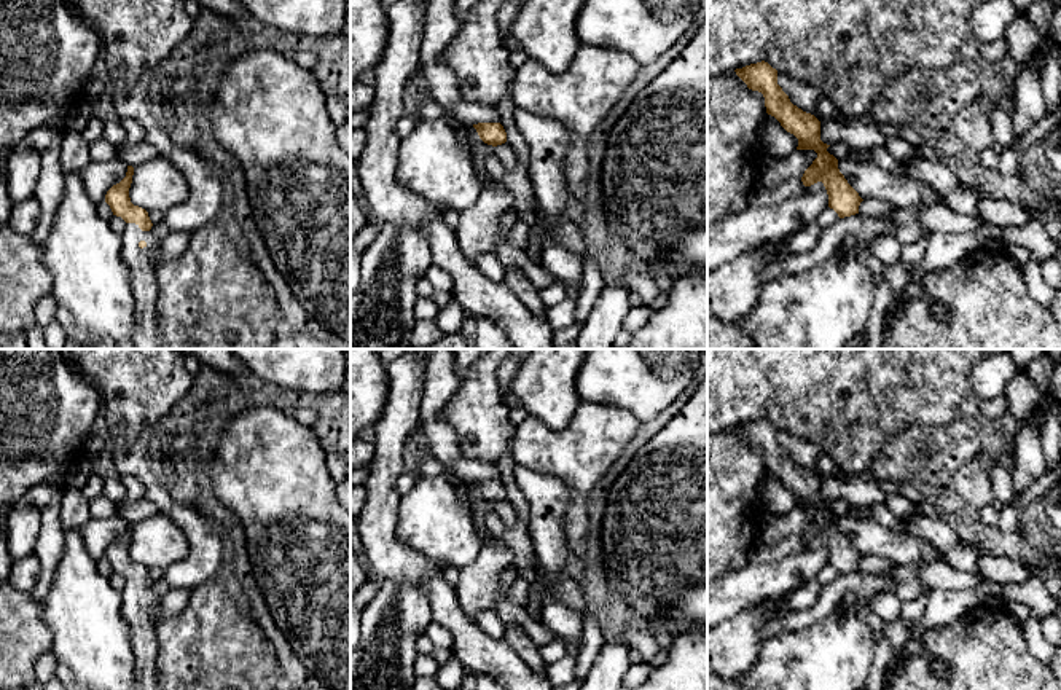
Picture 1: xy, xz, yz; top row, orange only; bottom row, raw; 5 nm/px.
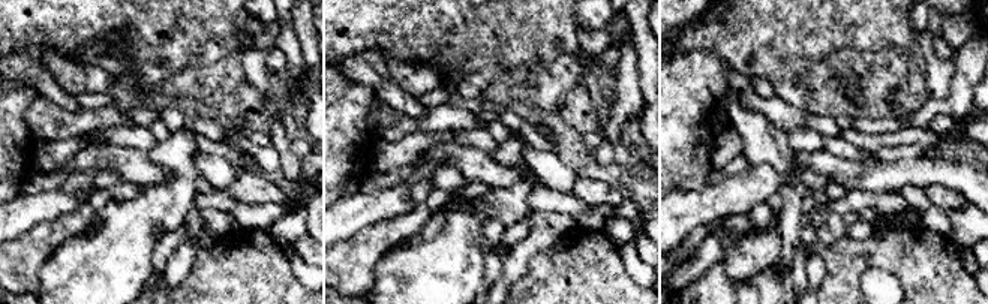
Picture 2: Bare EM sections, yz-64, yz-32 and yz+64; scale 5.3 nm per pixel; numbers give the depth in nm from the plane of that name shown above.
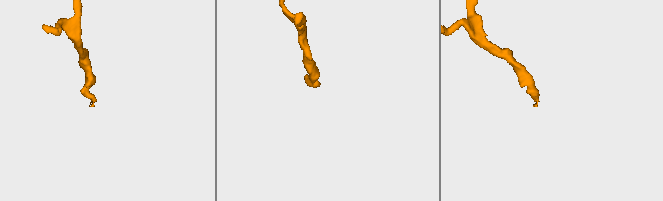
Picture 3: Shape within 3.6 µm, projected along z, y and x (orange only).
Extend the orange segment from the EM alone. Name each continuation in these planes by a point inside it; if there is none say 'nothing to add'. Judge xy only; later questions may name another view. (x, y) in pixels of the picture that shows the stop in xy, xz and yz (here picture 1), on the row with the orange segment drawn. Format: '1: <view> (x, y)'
1: xy (147, 333)

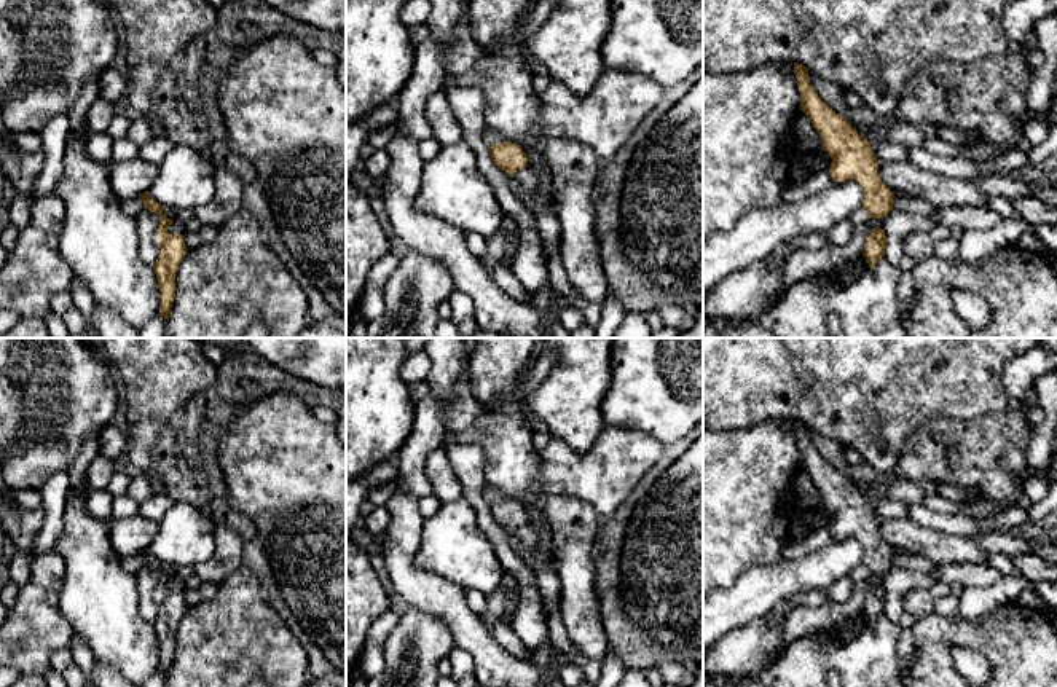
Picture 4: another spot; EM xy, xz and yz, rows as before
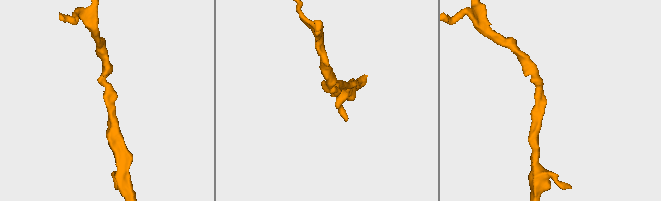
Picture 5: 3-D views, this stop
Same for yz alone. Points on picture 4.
nothing to add

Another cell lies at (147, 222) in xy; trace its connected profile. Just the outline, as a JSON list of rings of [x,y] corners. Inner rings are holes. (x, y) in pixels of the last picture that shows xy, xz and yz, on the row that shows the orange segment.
[[[143,209],[134,218],[140,238],[139,255],[148,266],[153,266],[161,250],[156,239],[159,215]]]

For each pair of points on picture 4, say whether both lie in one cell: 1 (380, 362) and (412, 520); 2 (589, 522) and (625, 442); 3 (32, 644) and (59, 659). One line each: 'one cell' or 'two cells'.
1: two cells
2: two cells
3: two cells

